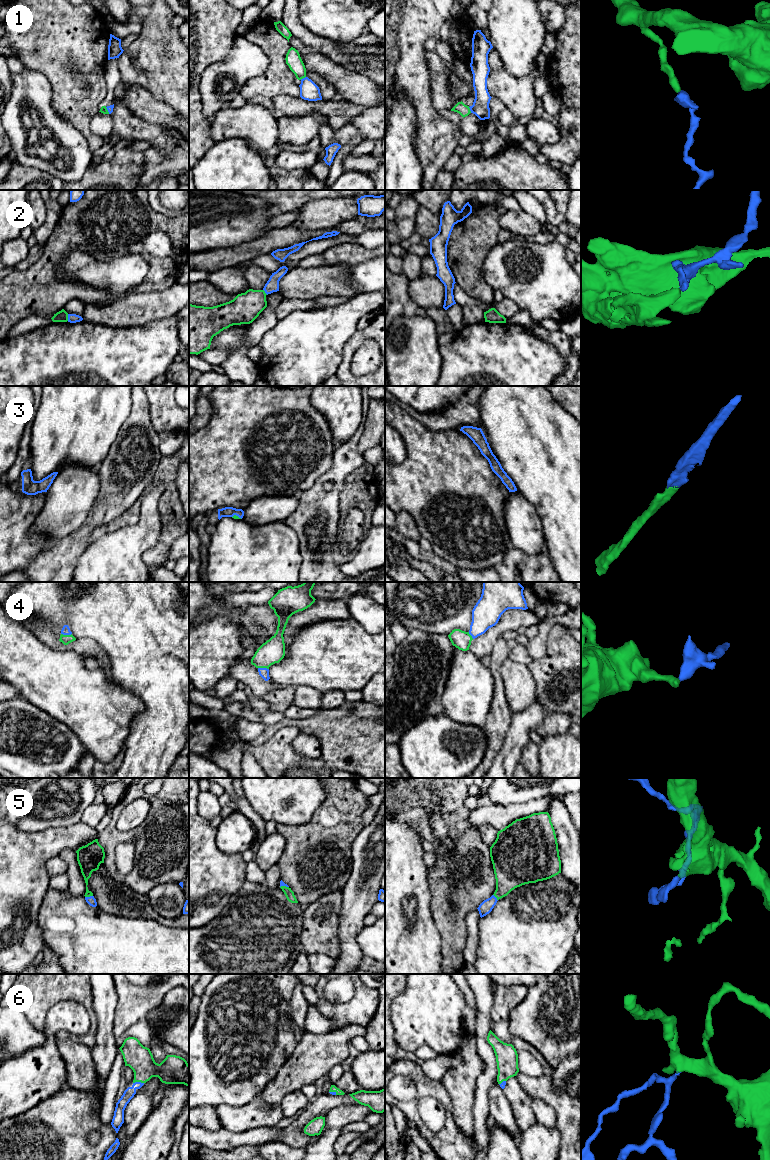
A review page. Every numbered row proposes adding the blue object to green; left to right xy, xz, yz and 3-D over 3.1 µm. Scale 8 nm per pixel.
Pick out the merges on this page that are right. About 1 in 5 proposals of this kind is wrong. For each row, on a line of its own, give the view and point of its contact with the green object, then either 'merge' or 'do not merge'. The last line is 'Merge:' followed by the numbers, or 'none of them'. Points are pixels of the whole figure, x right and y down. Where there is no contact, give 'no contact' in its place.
1: yz (469, 110) | merge
2: xy (67, 317) | do not merge
3: xz (237, 516) | merge
4: xy (66, 635) | merge
5: xy (88, 896) | merge
6: xy (138, 1081) | merge
Merge: 1, 3, 4, 5, 6

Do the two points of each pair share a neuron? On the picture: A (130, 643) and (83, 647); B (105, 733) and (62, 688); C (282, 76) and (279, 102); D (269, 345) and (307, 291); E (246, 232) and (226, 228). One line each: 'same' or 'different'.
A: different
B: same
C: different
D: different
E: same

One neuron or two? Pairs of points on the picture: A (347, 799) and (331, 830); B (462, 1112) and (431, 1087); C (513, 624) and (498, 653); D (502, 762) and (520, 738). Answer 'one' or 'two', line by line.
A: one
B: two
C: two
D: one

